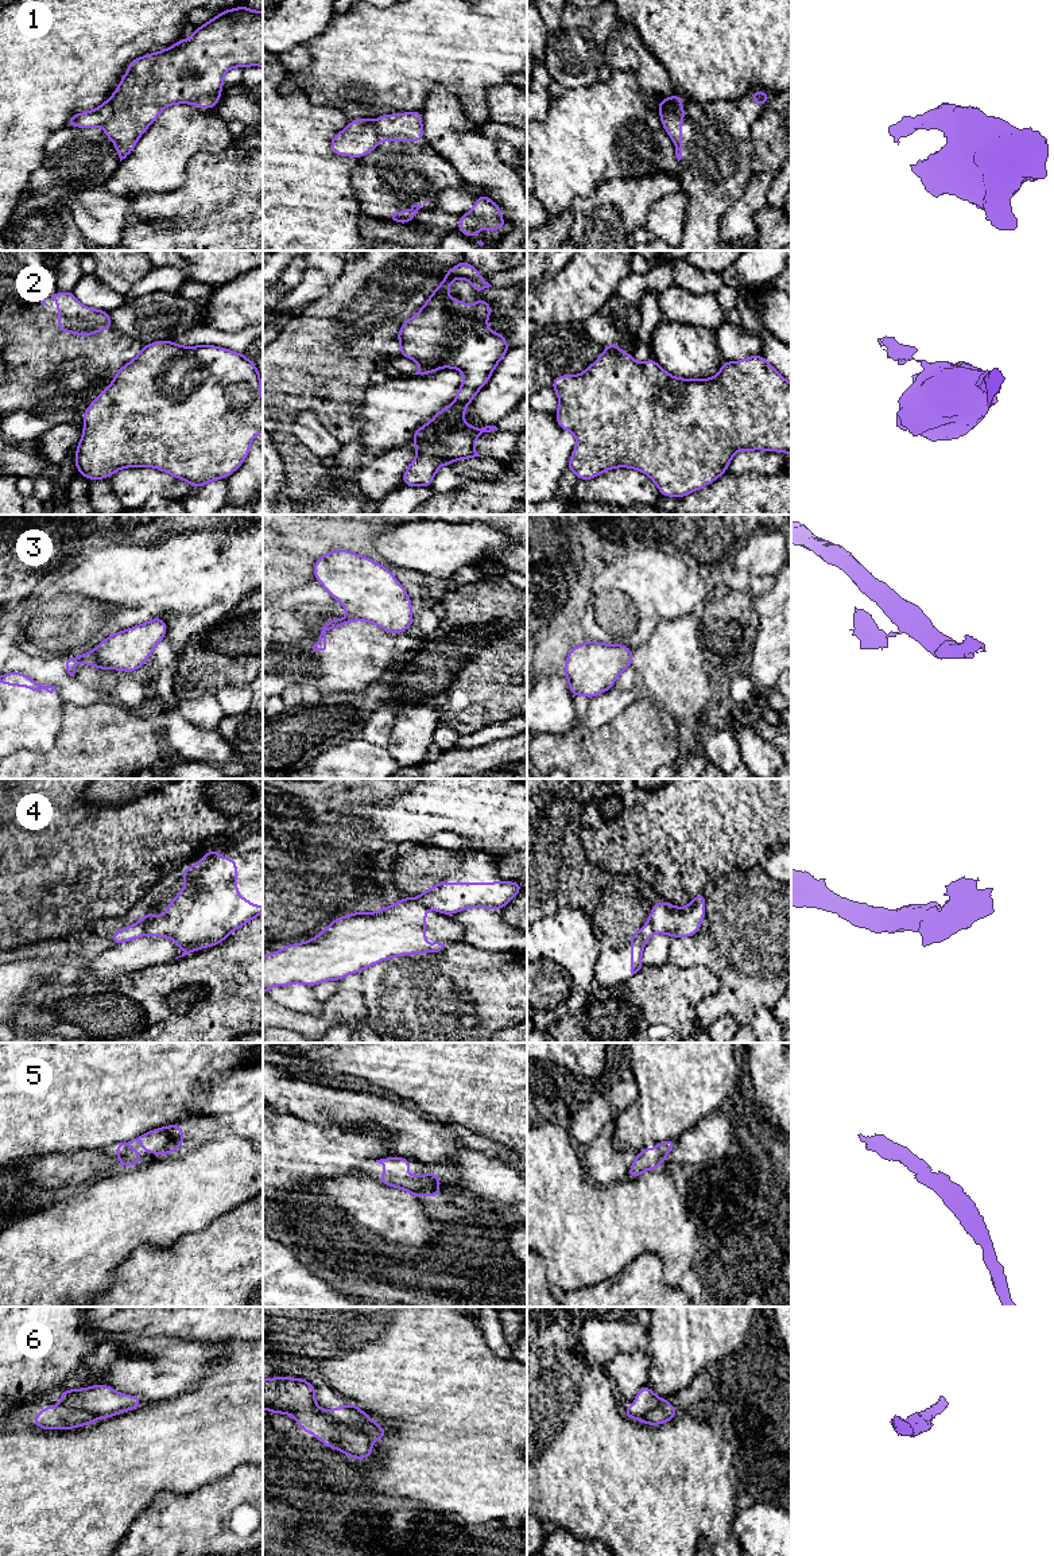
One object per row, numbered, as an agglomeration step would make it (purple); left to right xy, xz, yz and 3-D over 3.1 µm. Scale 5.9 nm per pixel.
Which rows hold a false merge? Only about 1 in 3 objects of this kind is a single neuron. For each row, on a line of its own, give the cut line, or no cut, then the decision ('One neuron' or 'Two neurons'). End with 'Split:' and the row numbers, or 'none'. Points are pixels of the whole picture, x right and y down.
1: Split along yz (663, 104), (682, 117). Two neurons
2: Split along yz (605, 349), (623, 353). Two neurons
3: Split along xy (90, 652), (96, 666). Two neurons
4: Split along xy (155, 918), (147, 932). Two neurons
5: No split. One neuron
6: Split along xz (325, 1411), (334, 1420), (364, 1434), (371, 1440). Two neurons
Split: 1, 2, 3, 4, 6

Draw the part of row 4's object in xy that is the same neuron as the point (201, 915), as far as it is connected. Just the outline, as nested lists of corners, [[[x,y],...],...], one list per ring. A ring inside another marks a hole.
[[[210,849],[198,864],[182,870],[181,881],[189,885],[167,904],[166,913],[155,917],[148,932],[173,939],[183,950],[175,959],[222,943],[229,934],[263,913],[263,905],[253,905],[245,896],[237,896],[237,862],[222,857],[216,849]]]

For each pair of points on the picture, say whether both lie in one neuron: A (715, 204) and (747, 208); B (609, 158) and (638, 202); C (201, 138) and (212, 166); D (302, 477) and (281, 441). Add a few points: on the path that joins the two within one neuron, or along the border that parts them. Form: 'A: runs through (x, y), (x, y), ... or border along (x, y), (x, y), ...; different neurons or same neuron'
A: border along (750, 178), (744, 193), (724, 213), (720, 235); different neurons
B: border along (653, 173), (644, 177), (605, 179), (593, 191); different neurons
C: border along (233, 142), (217, 151), (196, 152), (185, 174); different neurons
D: runs through (302, 468), (290, 450); same neuron

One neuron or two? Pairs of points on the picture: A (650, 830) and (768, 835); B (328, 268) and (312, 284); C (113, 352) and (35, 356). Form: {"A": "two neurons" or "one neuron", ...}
{"A": "one neuron", "B": "one neuron", "C": "one neuron"}

